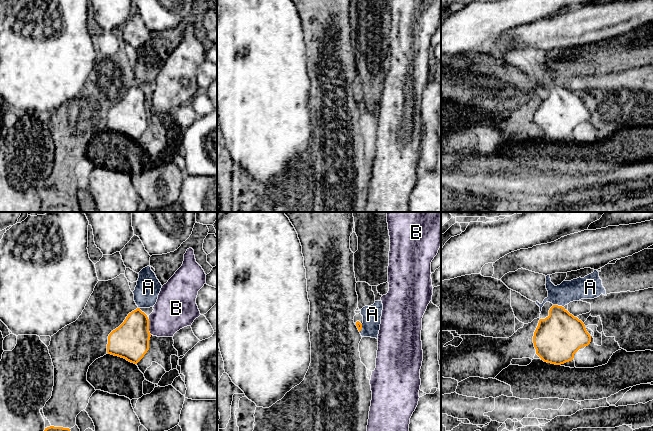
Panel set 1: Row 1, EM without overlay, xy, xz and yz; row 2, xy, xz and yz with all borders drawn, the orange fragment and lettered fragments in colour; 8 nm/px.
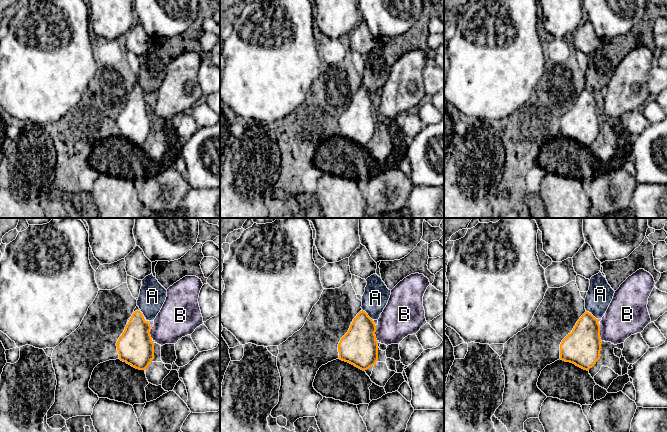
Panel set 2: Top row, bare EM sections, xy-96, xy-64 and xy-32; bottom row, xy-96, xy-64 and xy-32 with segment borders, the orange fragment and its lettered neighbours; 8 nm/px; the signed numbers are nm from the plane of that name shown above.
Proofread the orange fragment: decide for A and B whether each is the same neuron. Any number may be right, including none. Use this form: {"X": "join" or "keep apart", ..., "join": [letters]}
{"A": "keep apart", "B": "keep apart", "join": []}

